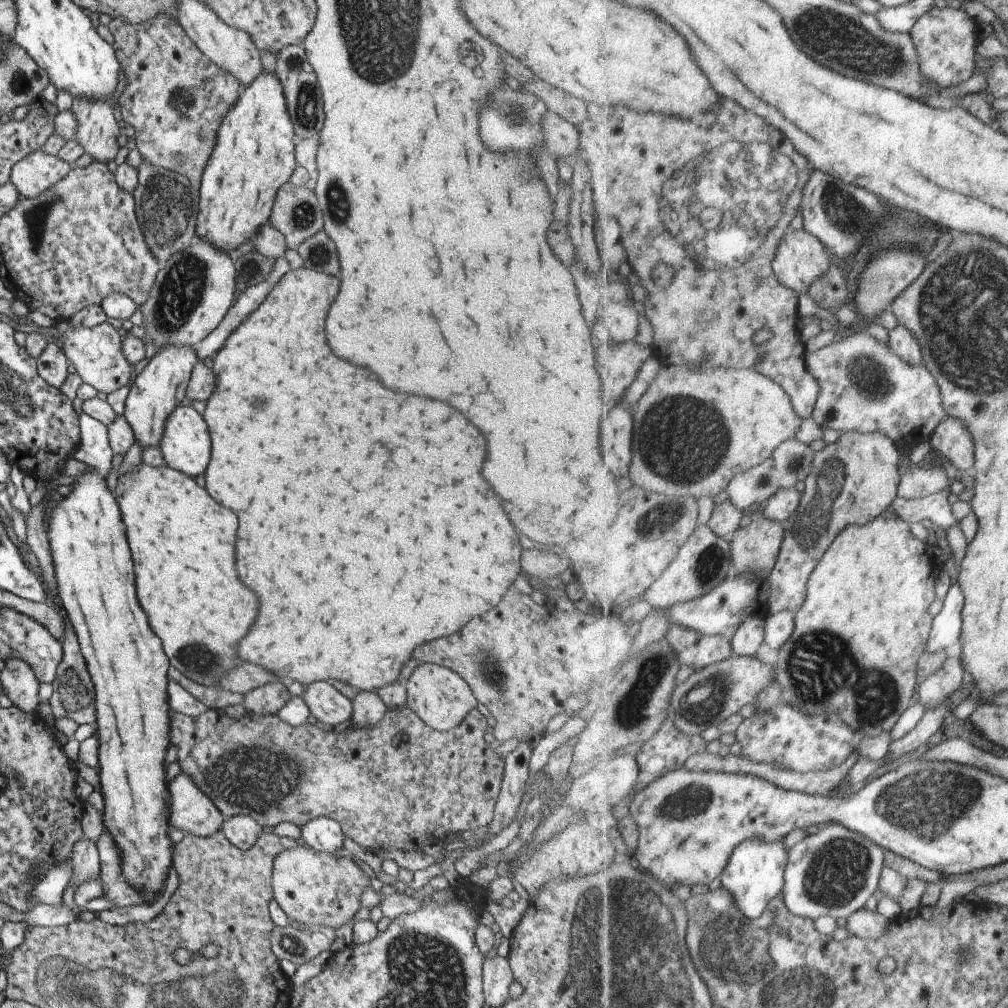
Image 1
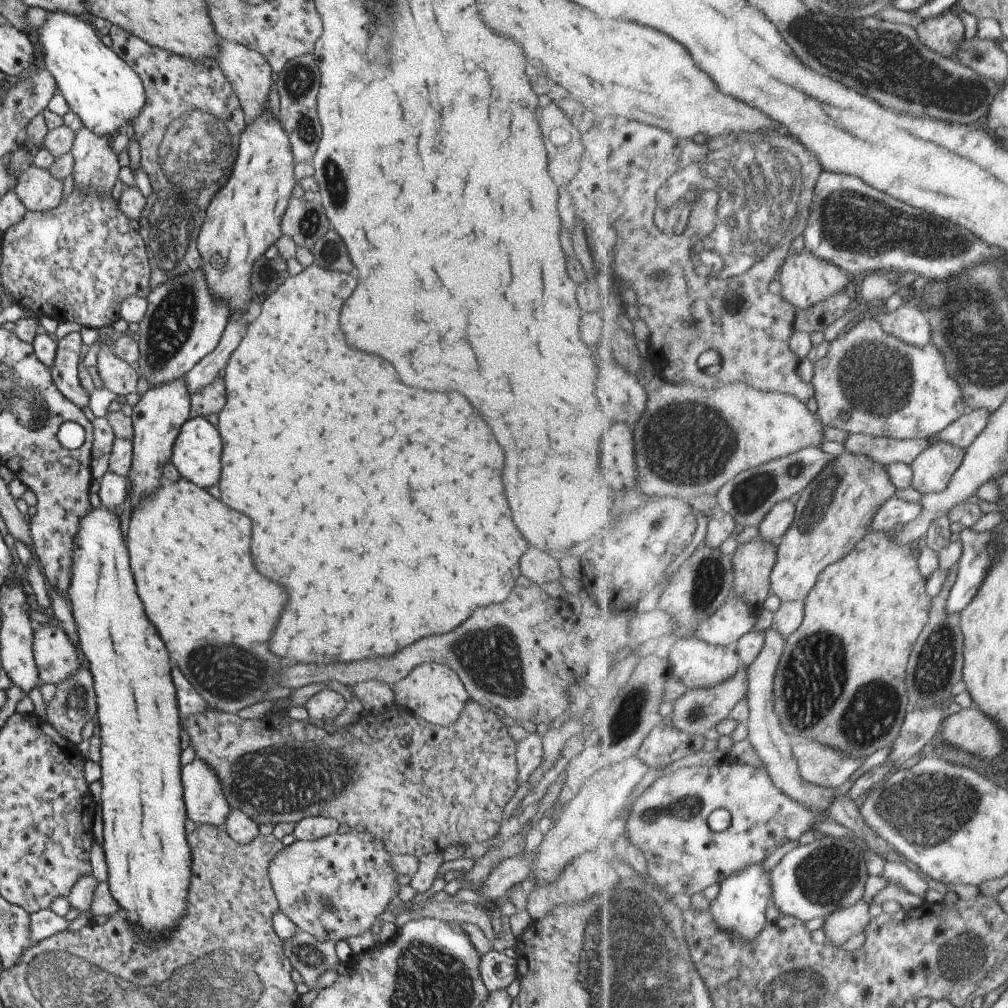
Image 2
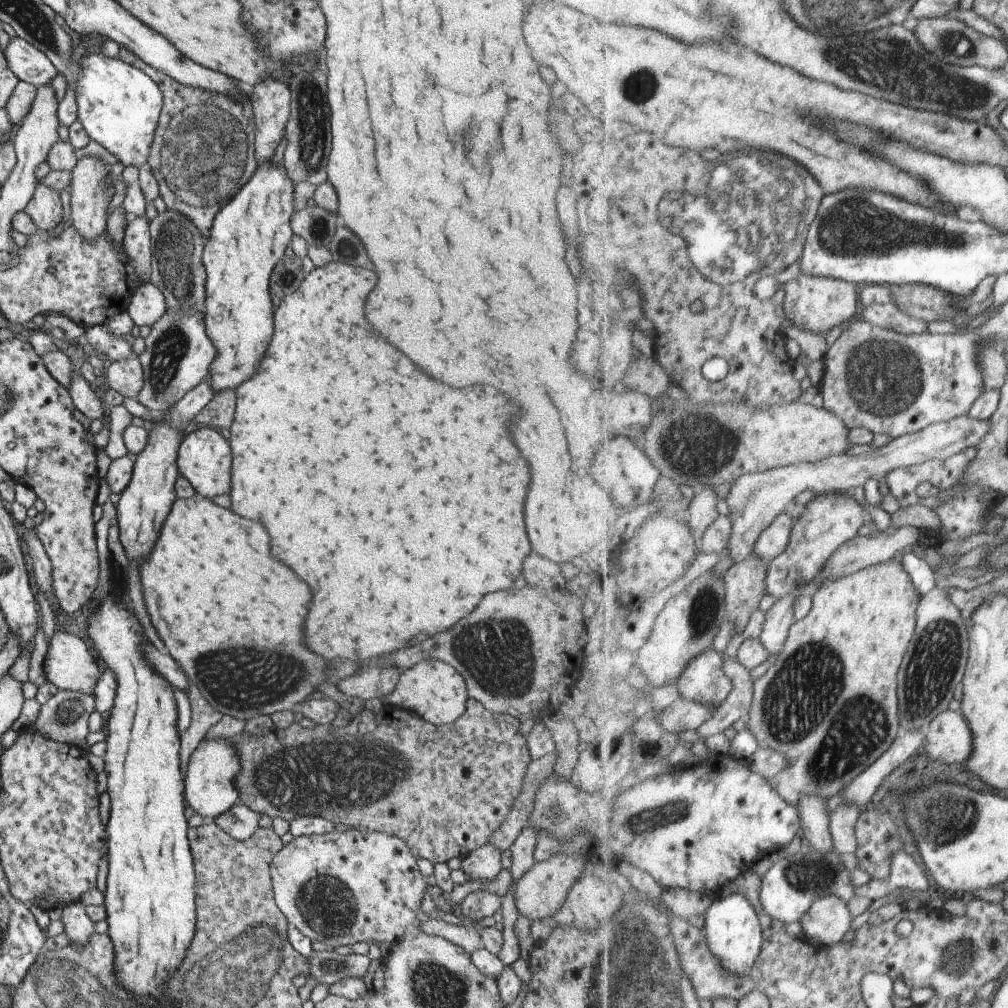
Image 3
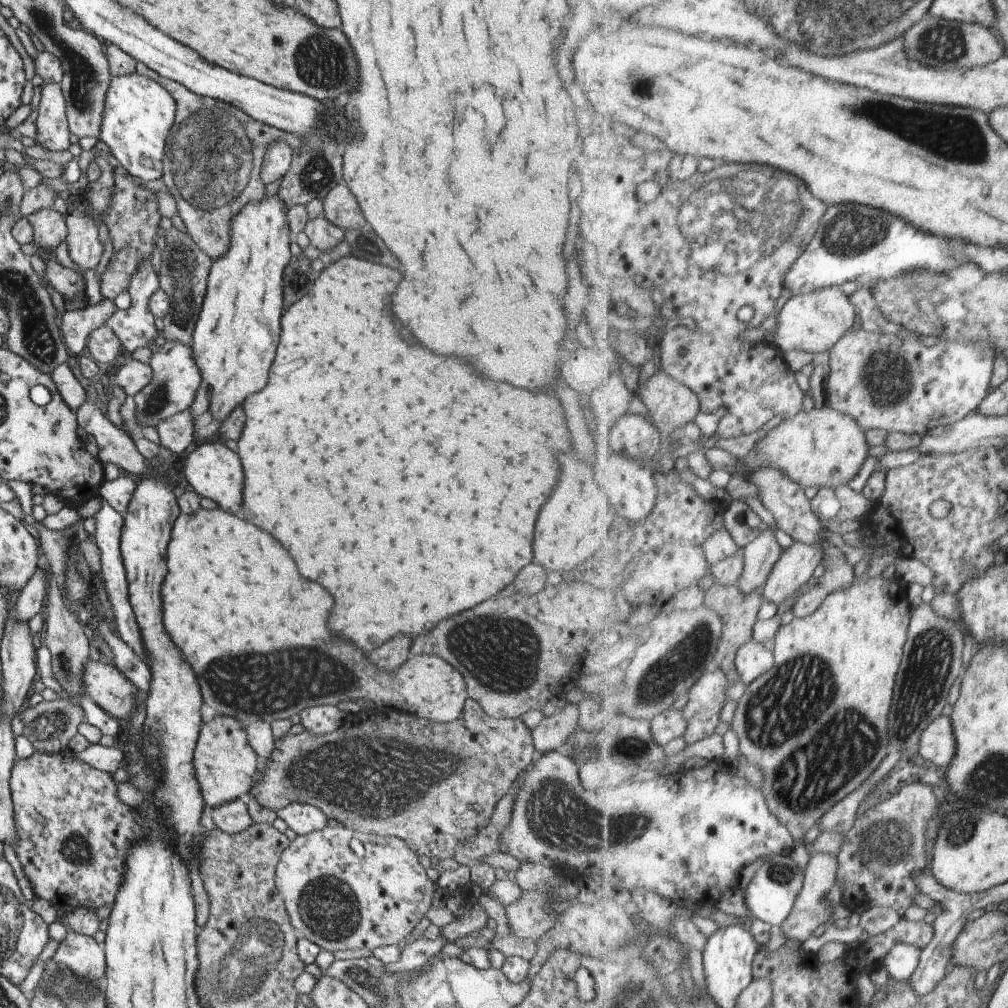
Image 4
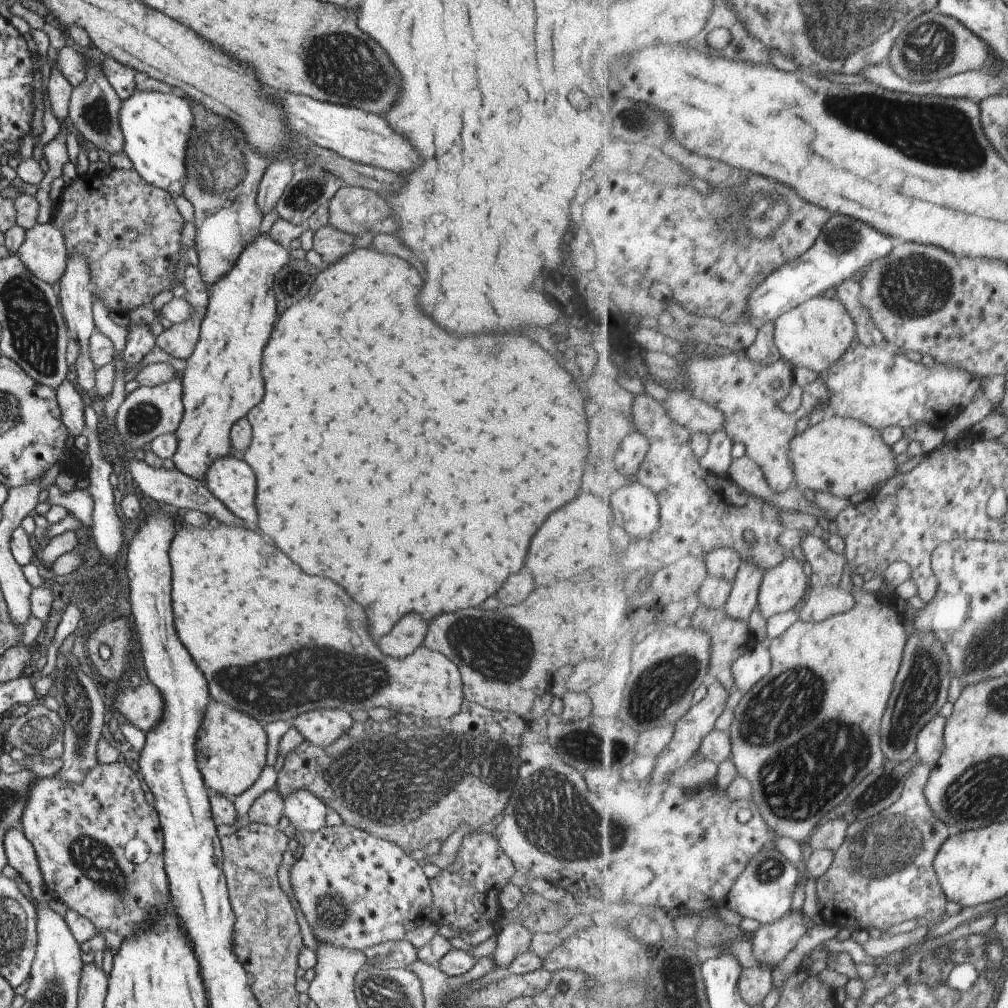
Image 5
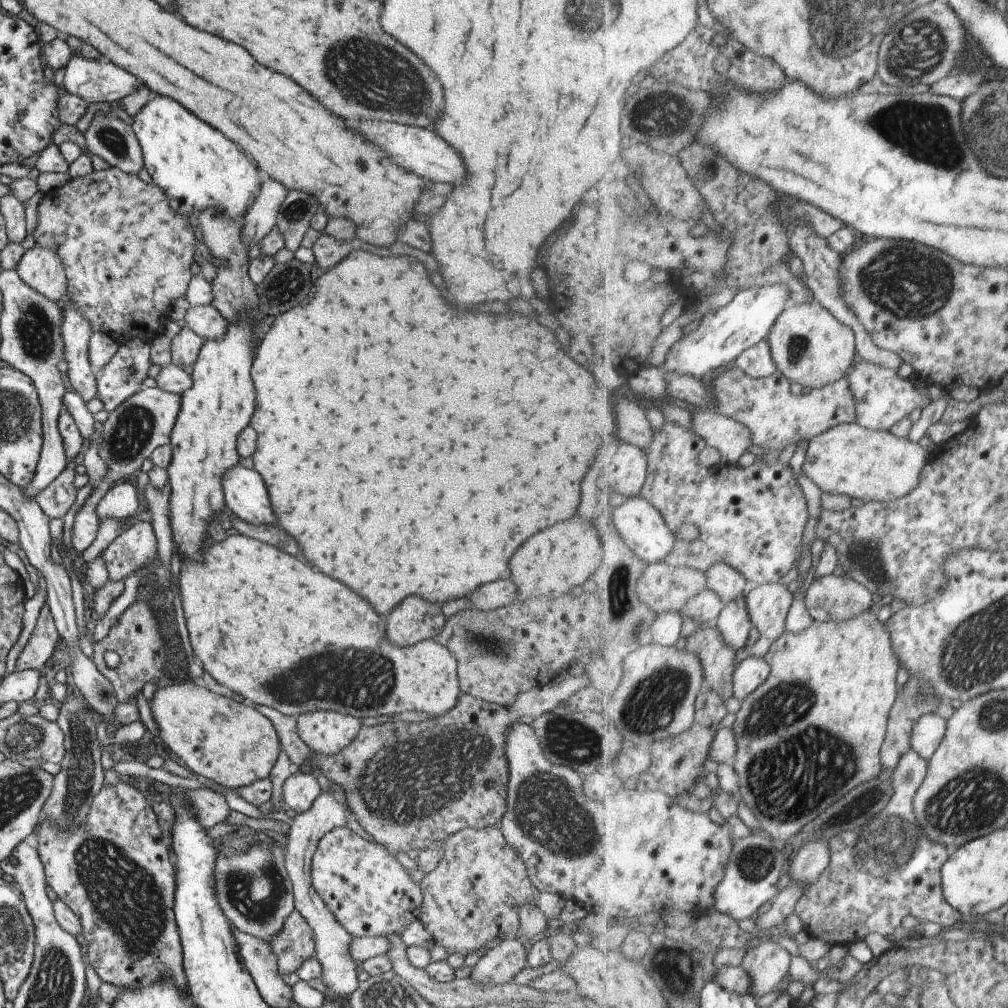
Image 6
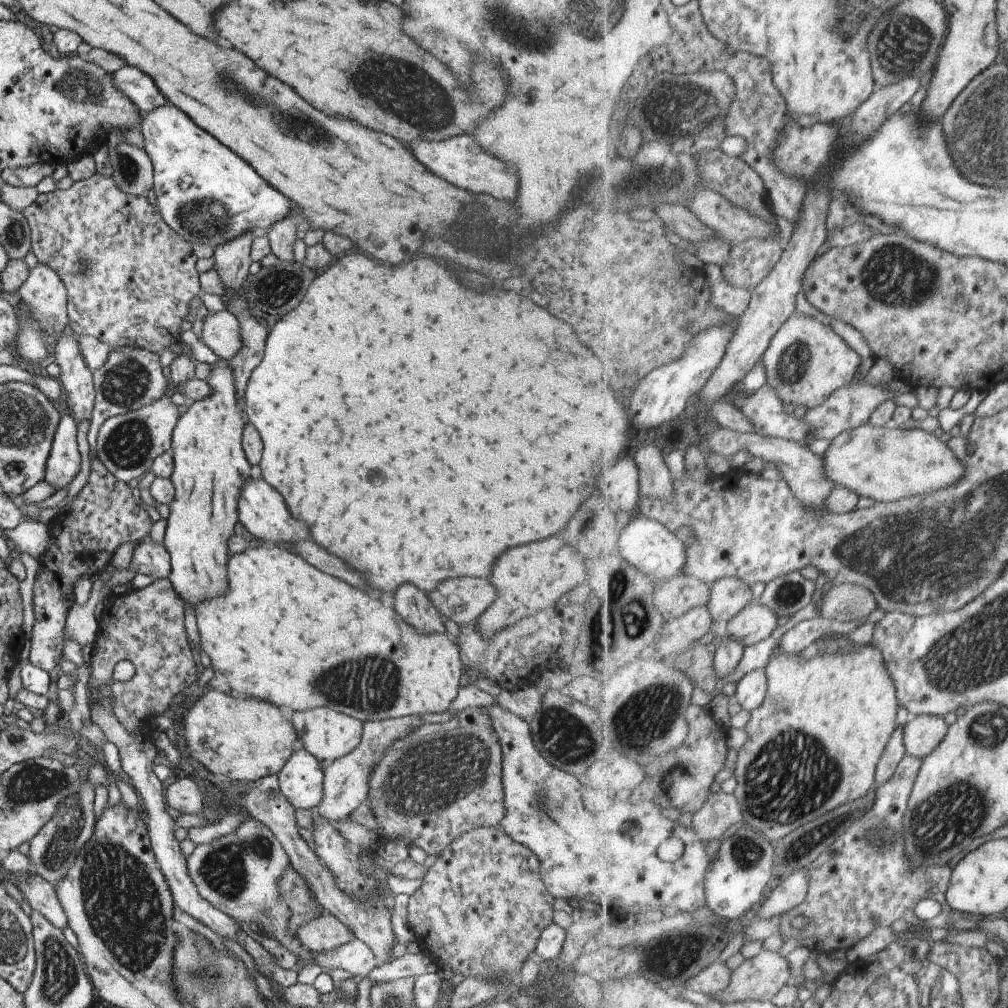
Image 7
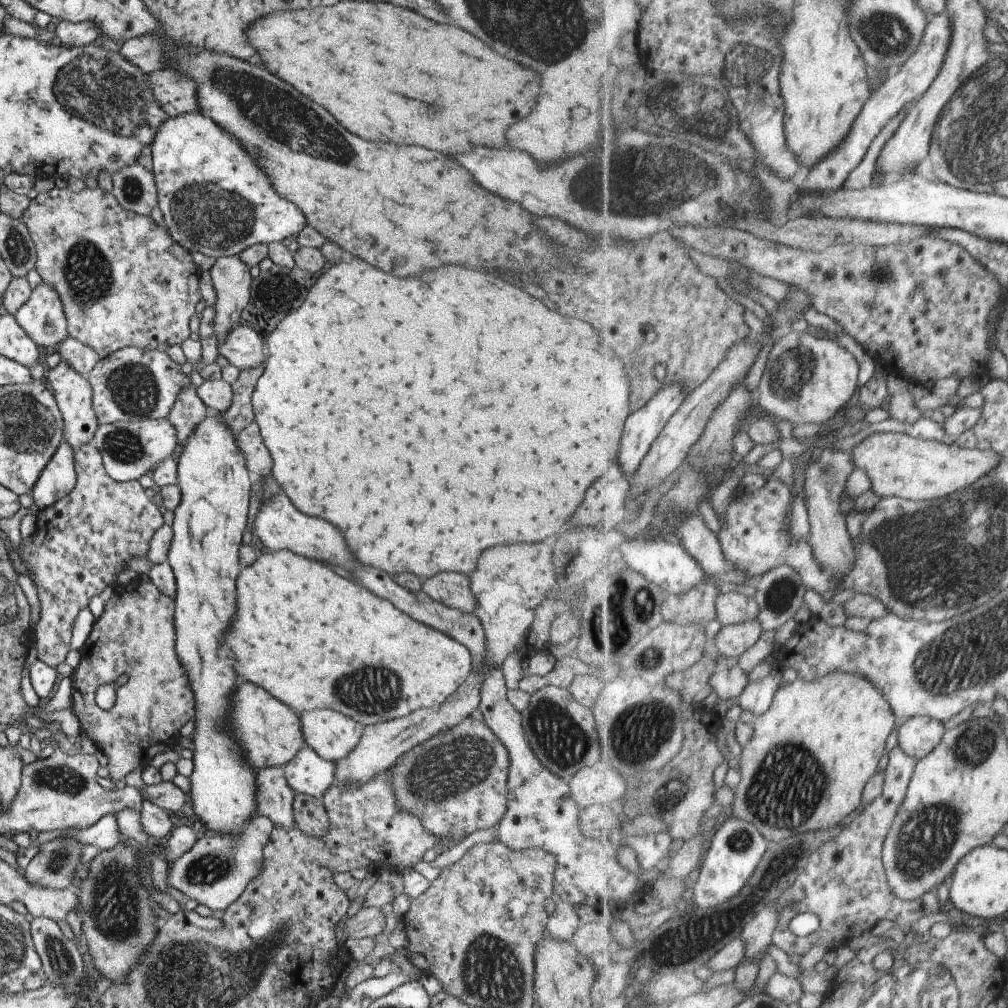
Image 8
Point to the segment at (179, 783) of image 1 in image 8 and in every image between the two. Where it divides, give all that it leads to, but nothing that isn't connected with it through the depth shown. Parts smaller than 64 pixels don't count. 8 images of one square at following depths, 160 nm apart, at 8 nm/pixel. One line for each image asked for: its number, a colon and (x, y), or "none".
2: (204, 801)
3: (209, 779)
4: (224, 763)
5: (230, 748)
6: (230, 743)
7: (240, 738)
8: (268, 734)

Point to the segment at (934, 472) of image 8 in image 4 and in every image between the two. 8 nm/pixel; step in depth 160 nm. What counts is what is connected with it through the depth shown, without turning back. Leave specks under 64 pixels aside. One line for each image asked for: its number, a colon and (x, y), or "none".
4: (824, 447)
5: (843, 456)
6: (851, 460)
7: (886, 465)

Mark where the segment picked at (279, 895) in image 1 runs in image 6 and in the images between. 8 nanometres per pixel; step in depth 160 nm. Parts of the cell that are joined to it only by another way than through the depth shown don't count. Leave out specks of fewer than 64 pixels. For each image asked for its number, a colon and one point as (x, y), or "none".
2: (333, 888)
3: (346, 886)
4: (342, 889)
5: (354, 890)
6: (370, 895)

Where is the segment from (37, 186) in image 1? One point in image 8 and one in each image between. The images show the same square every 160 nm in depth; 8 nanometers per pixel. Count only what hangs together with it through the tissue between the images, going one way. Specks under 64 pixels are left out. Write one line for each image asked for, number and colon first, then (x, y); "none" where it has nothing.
2: (38, 191)
3: (44, 209)
4: (48, 228)
5: (43, 251)
6: (40, 268)
7: (43, 293)
8: (41, 317)

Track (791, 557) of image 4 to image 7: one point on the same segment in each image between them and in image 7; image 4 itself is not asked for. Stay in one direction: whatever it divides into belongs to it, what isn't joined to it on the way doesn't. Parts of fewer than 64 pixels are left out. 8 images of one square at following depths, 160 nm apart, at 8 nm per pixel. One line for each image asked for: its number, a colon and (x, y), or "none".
5: (783, 587)
6: (770, 604)
7: (755, 623)

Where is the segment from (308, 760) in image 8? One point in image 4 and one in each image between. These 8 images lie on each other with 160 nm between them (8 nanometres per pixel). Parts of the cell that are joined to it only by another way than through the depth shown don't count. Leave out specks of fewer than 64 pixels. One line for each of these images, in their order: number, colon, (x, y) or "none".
4: (302, 818)
5: (306, 813)
6: (299, 790)
7: (299, 780)

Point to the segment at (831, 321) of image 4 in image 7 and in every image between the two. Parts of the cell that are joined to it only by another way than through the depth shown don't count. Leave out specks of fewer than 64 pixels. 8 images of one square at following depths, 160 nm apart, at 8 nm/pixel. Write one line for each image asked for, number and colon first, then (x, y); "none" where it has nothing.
5: (815, 335)
6: (810, 346)
7: (806, 362)

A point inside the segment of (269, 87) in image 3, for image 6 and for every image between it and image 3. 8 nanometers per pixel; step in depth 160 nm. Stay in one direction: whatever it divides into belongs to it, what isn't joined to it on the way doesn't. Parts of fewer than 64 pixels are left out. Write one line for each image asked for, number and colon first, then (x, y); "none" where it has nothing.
4: (276, 159)
5: (276, 176)
6: (260, 218)

